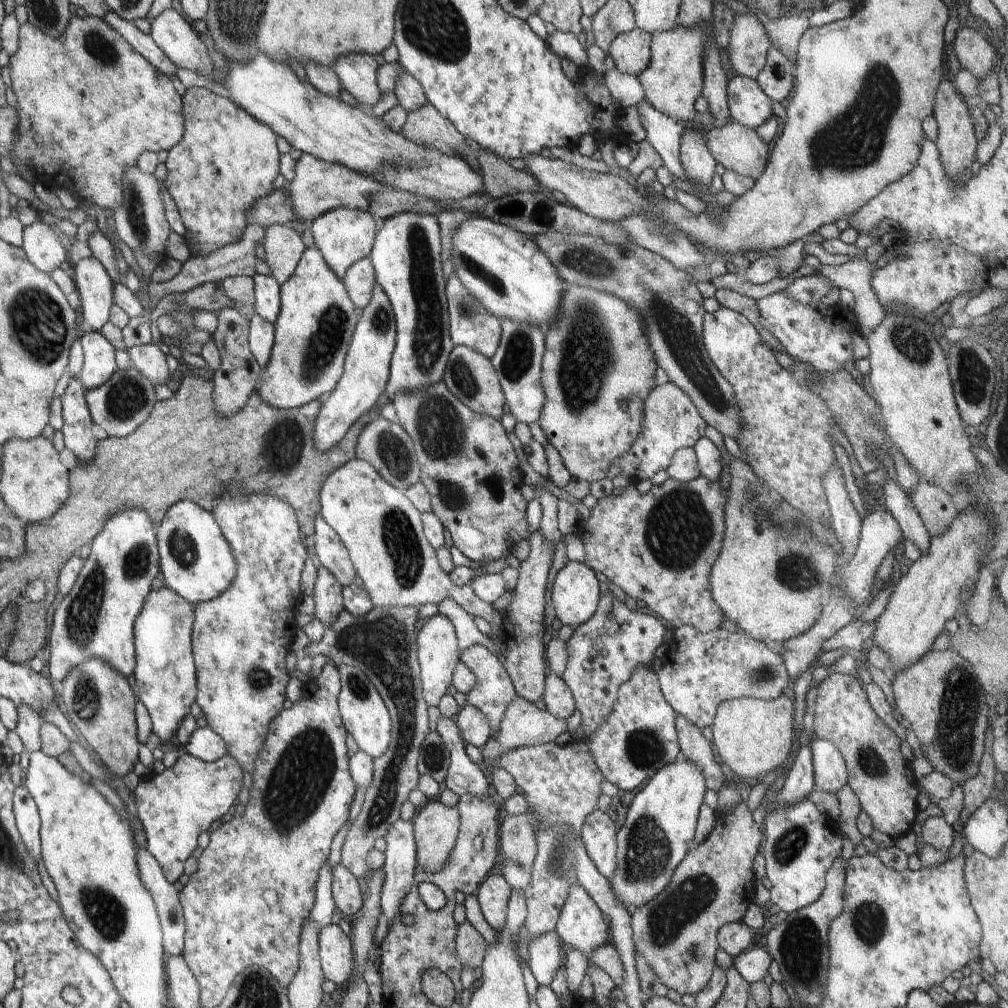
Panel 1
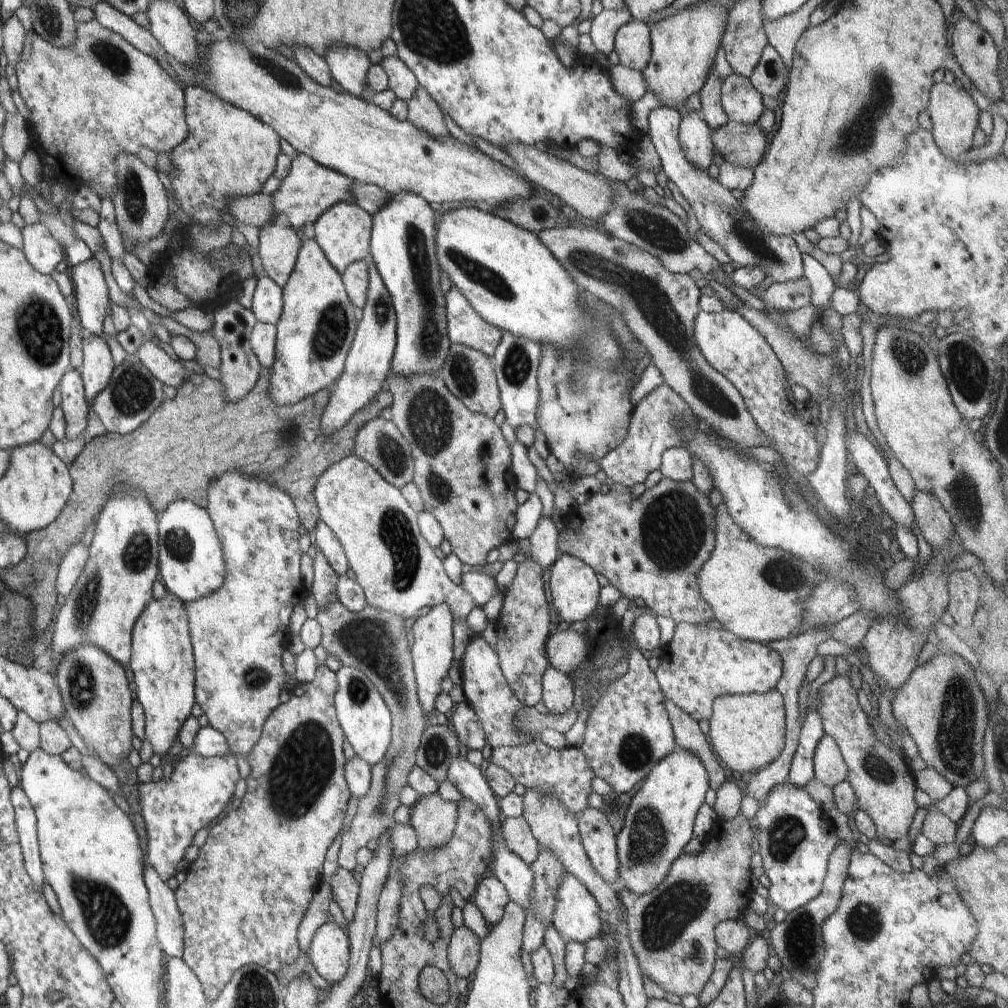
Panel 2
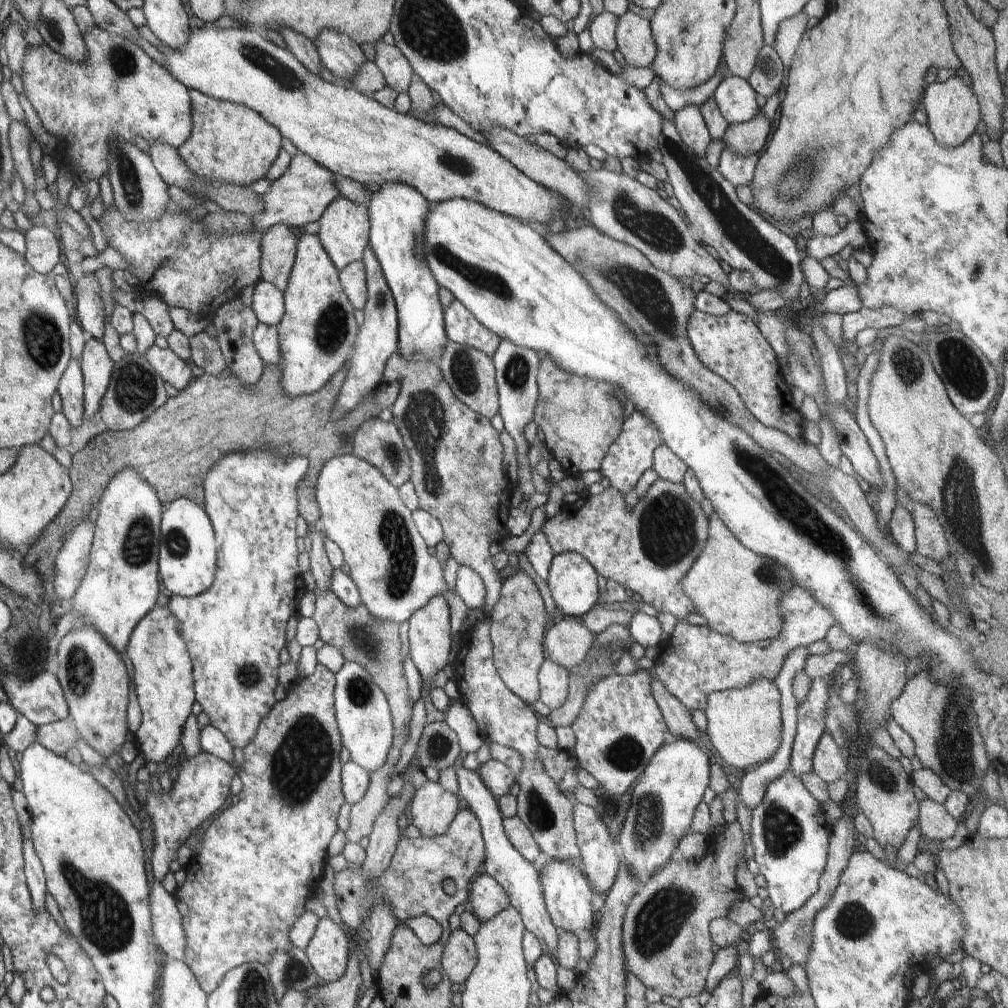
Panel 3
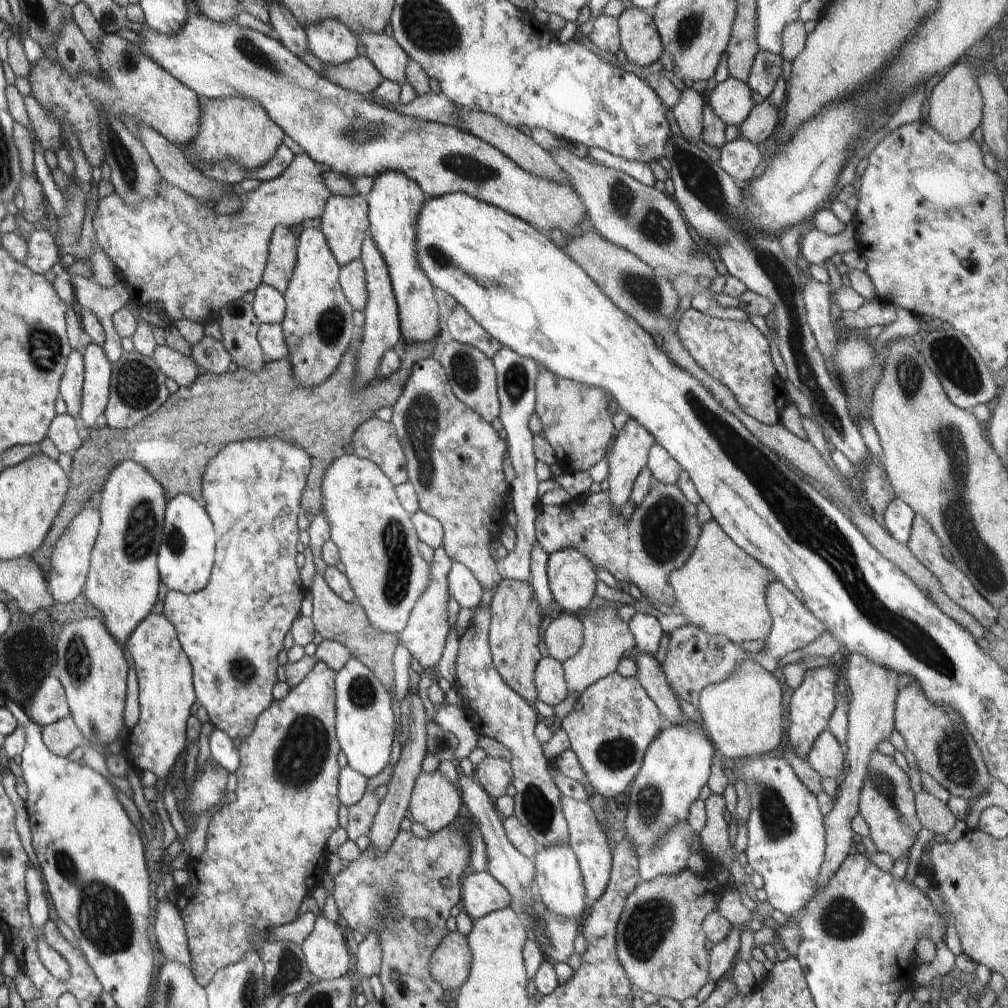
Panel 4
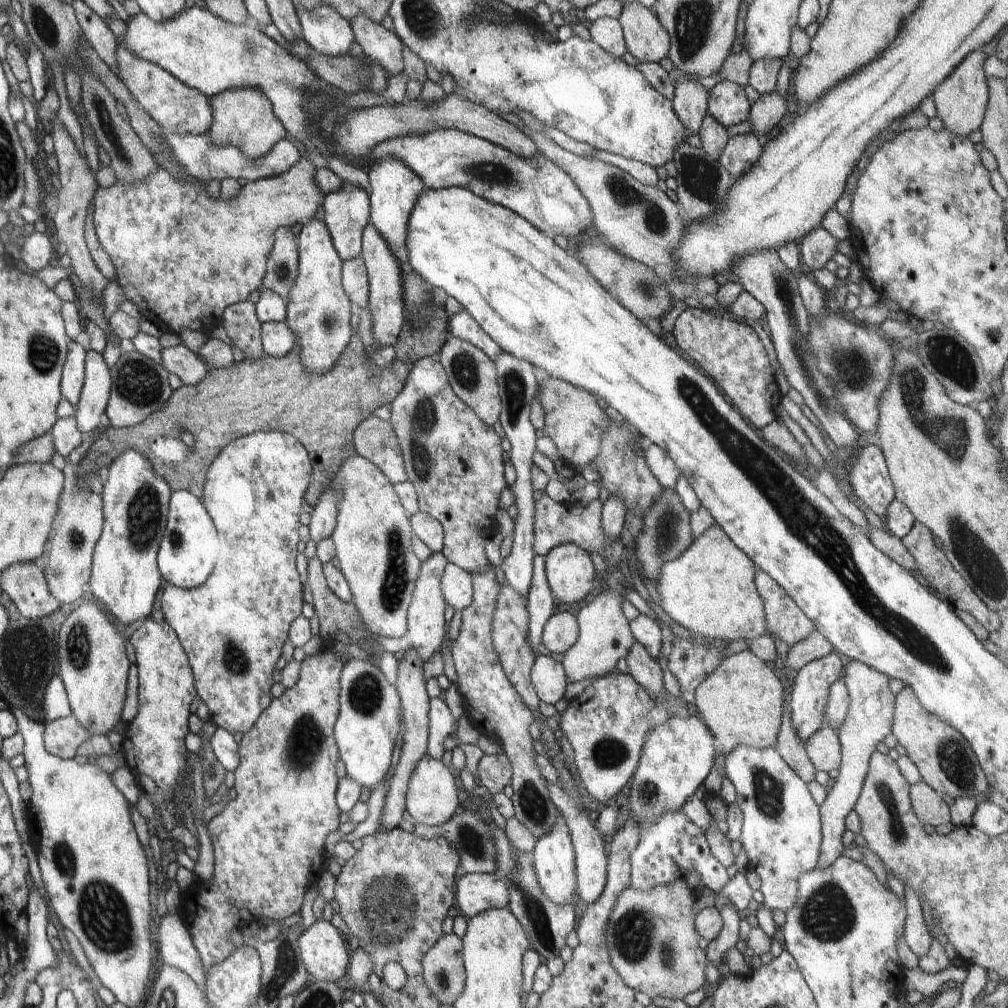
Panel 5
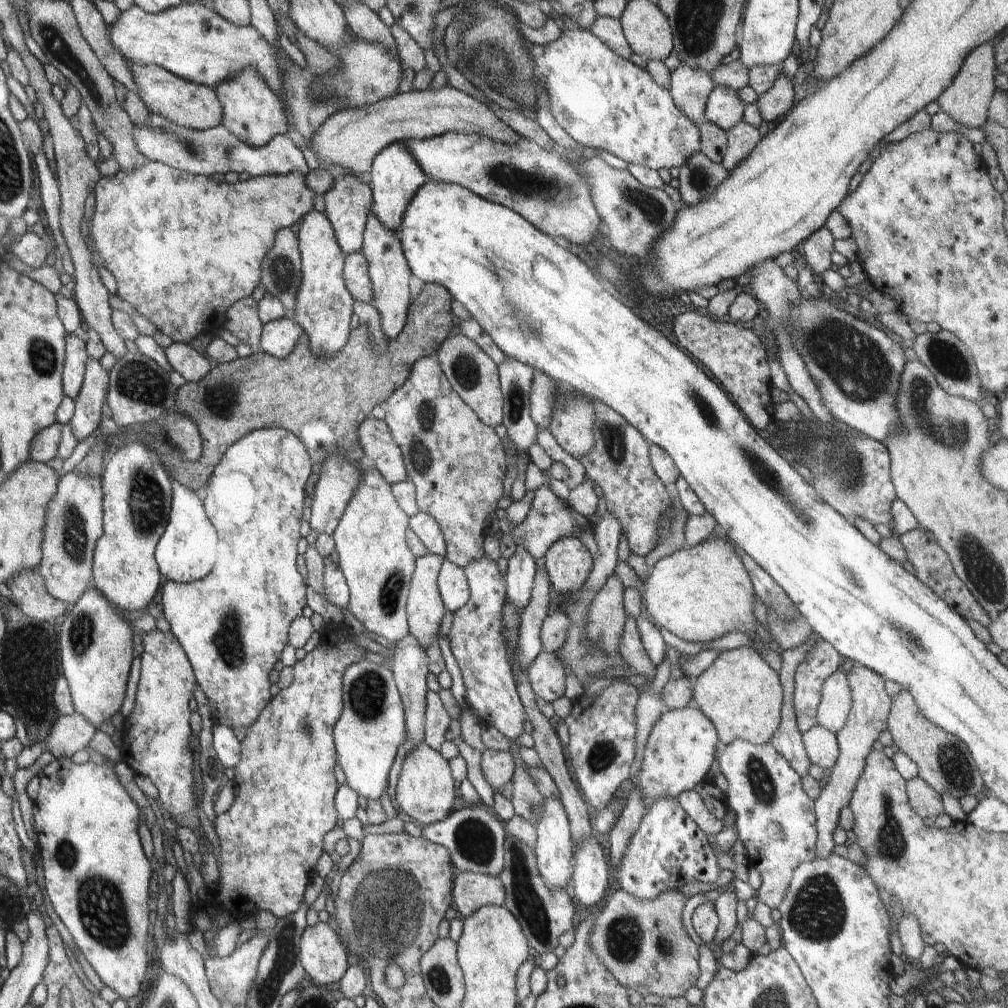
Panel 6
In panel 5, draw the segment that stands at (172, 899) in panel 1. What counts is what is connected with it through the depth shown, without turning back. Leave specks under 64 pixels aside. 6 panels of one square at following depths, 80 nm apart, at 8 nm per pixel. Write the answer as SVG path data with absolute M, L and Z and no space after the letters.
M165 912L157 929L158 949L163 962L188 973L188 976L194 979L198 988L205 994L207 1000L205 992L207 976L204 974L200 957L194 948L181 914Z

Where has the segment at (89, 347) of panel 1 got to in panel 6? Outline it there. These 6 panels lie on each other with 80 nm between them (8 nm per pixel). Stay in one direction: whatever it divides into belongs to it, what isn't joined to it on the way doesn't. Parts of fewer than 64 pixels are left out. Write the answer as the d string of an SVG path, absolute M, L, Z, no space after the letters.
M88 357L82 388L74 401L74 415L68 423L79 442L88 438L100 426L101 410L108 391L109 373L99 360Z

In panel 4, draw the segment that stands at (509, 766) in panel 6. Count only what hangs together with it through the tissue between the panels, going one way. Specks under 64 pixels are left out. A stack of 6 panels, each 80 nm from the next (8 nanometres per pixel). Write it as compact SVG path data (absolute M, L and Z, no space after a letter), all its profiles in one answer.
M486 757L477 767L476 782L495 800L506 795L513 779L511 764L505 760Z

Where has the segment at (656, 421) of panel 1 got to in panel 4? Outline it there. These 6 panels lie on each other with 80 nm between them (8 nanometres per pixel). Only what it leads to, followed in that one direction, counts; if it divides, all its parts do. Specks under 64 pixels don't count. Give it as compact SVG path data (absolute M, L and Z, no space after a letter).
M632 417L626 421L623 428L616 435L612 443L612 450L608 454L608 484L611 503L617 513L621 514L621 508L630 499L632 486L636 477L646 466L649 450L656 444L654 437L645 430L641 424Z

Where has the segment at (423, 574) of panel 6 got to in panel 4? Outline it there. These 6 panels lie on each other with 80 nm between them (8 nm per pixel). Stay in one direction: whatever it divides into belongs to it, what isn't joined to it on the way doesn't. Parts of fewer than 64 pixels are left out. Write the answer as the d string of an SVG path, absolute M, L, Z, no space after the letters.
M443 546L434 549L434 556L431 562L431 580L426 592L418 599L418 602L411 610L407 625L397 636L398 645L402 642L408 648L413 665L420 671L430 670L439 666L446 644L448 625L448 597L447 576L451 569L452 560L446 554Z

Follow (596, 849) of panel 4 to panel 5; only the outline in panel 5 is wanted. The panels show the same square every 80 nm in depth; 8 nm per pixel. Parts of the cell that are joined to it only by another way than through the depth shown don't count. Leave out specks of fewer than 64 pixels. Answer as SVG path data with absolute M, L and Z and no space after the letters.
M548 781L547 789L549 790L550 798L554 801L556 808L564 817L564 822L569 828L575 852L577 895L589 905L601 897L607 881L608 856L604 851L602 835L589 817L588 809L583 807L574 797L571 797L564 789Z

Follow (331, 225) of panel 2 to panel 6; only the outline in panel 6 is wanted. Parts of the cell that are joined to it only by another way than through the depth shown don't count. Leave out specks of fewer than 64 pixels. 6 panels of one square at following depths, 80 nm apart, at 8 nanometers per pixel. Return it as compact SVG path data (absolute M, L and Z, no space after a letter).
M344 175L334 179L332 188L325 194L326 218L332 223L338 246L346 255L361 252L363 232L368 215L373 210L373 196L370 186L356 176Z

